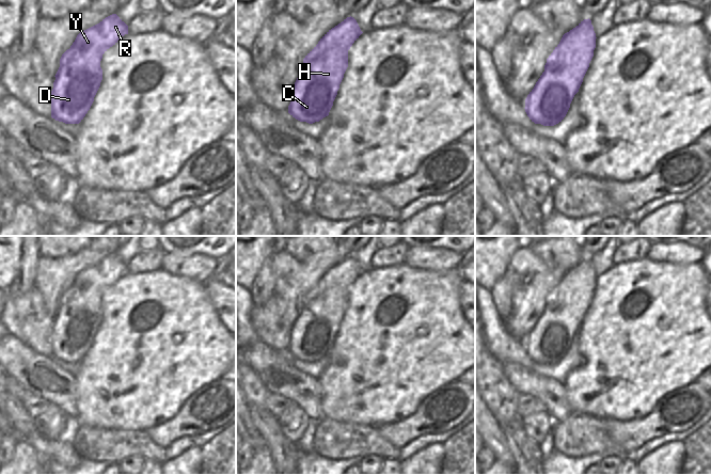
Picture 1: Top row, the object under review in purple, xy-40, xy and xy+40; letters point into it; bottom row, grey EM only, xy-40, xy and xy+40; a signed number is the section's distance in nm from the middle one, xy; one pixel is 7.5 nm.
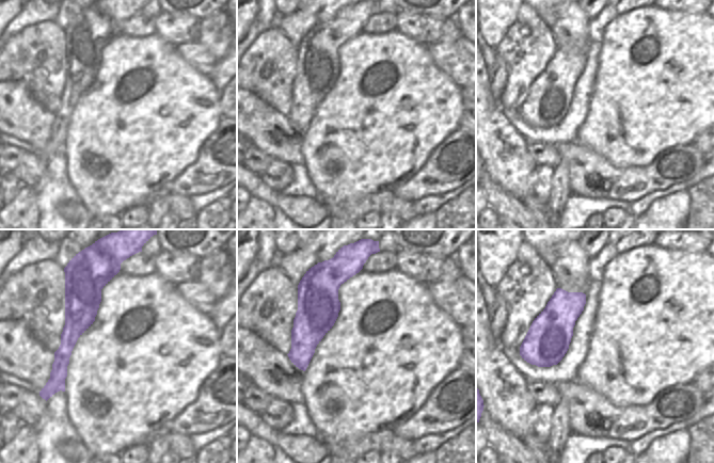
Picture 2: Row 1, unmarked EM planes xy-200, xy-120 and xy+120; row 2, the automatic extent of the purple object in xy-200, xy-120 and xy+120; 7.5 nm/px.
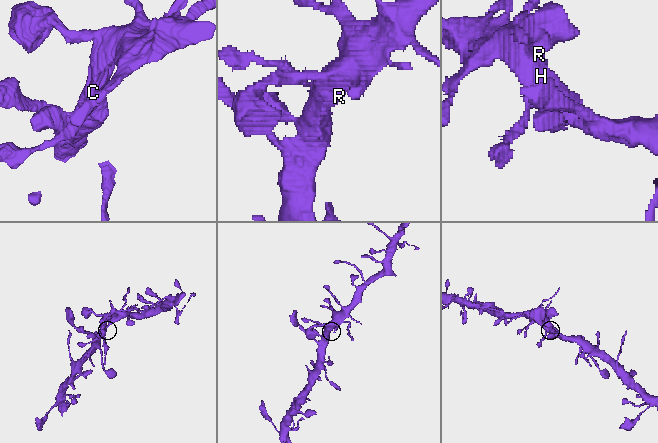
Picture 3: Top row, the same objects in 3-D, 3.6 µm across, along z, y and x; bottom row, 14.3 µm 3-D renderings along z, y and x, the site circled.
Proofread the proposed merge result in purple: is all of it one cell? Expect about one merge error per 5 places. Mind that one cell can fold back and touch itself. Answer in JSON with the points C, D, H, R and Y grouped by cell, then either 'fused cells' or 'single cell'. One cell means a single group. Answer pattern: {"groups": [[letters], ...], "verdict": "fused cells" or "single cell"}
{"groups": [["C", "D", "H", "R", "Y"]], "verdict": "single cell"}

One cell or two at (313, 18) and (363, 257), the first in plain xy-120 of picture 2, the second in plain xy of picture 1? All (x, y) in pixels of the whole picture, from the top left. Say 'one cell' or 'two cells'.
two cells

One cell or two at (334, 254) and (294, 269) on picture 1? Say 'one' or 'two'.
one

